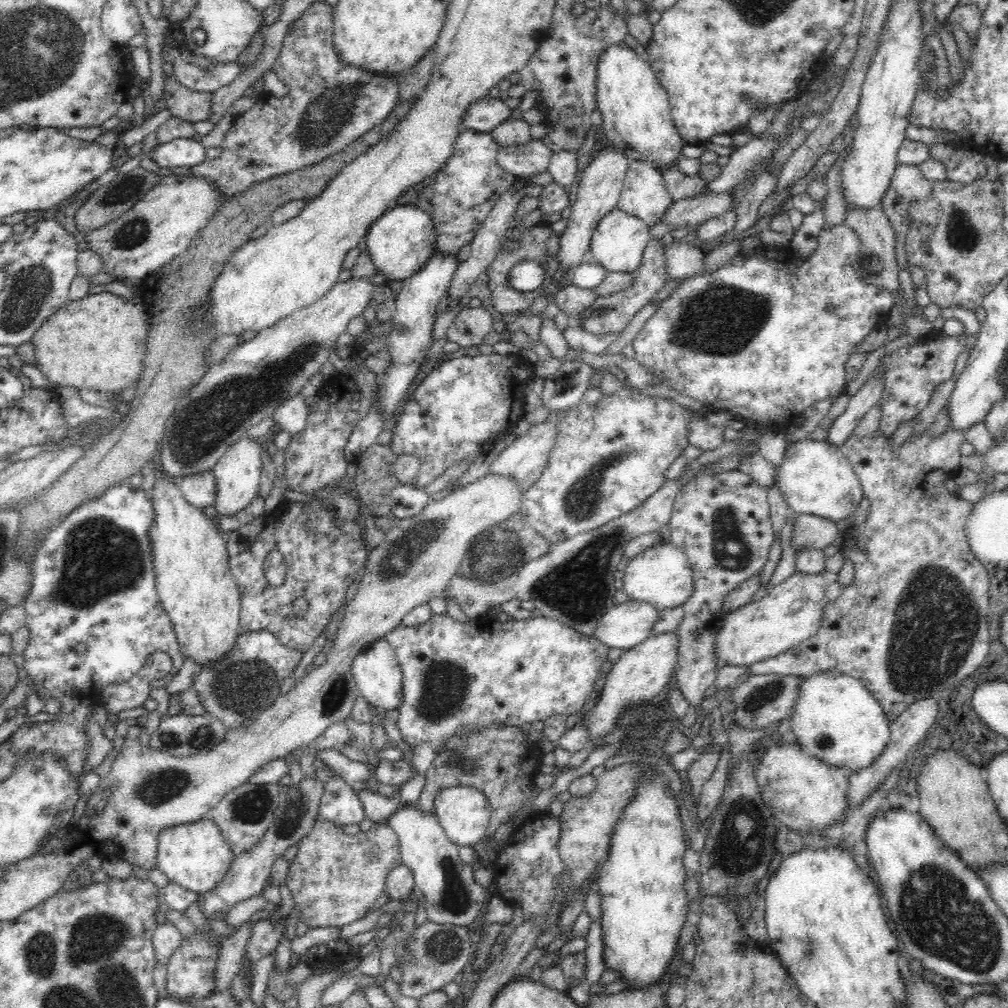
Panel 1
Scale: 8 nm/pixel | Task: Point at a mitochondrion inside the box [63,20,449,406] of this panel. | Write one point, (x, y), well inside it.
(321, 122)

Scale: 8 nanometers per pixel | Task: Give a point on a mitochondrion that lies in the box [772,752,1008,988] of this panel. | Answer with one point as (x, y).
(938, 914)

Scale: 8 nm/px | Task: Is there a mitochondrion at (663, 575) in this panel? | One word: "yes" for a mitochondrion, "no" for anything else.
no

